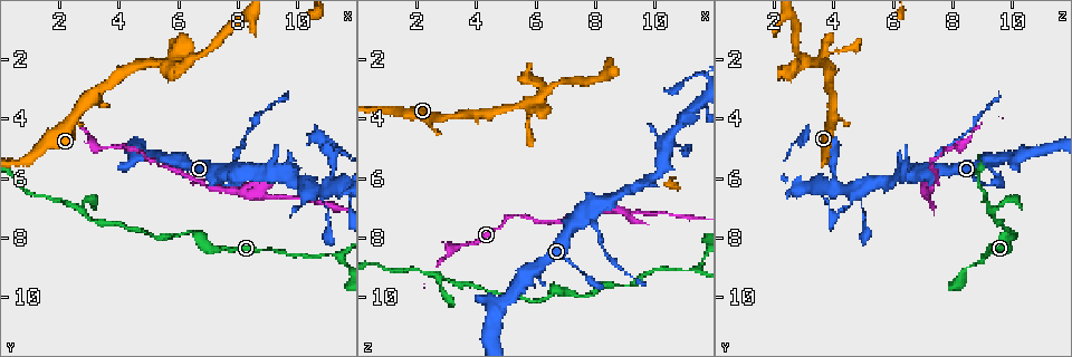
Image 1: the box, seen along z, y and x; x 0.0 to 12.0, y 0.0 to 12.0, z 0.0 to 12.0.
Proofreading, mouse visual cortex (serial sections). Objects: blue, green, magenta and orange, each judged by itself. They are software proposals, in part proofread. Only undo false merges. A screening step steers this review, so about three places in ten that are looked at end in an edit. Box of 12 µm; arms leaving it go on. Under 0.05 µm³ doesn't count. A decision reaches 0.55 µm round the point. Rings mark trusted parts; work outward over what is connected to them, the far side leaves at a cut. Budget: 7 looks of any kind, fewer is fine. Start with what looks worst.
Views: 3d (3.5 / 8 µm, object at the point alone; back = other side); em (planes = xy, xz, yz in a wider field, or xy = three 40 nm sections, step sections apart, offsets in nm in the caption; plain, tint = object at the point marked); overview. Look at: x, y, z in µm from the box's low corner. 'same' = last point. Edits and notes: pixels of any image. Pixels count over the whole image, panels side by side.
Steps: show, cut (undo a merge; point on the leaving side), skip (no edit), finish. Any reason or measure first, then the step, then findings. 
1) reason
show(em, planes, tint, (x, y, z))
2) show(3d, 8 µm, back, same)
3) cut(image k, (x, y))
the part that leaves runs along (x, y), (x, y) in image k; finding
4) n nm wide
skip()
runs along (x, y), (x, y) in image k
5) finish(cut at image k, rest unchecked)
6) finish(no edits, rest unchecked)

show(3d, 8 µm, back, (8.0, 5.2, 7.7))

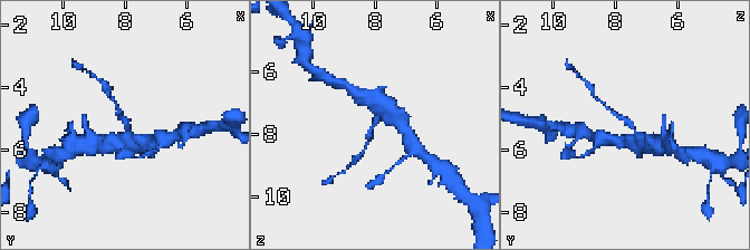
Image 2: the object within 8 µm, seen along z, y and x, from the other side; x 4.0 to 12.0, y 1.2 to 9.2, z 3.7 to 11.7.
zoom in
show(3d, 3.5 µm, back, (8.1, 5.2, 7.6))

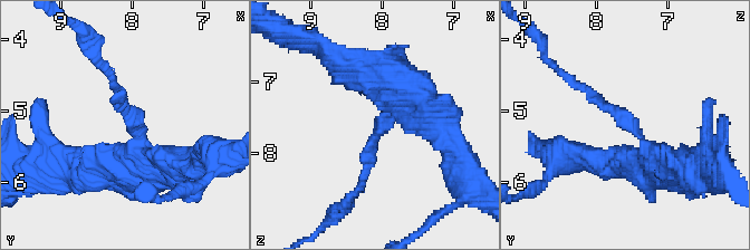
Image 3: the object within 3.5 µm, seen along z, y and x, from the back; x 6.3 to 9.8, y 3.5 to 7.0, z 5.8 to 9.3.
show(em, xy, step 5, tint, (8.00, 5.10, 7.60))

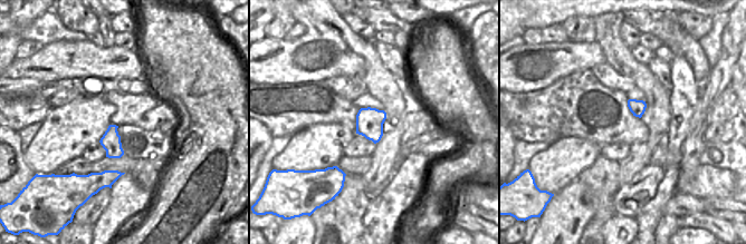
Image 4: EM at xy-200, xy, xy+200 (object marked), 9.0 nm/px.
cut(image 3, (614, 111))
the part that leaves runs along (637, 135), (617, 112), (563, 74) in image 3; two cells meet here

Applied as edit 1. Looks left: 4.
show(overview)

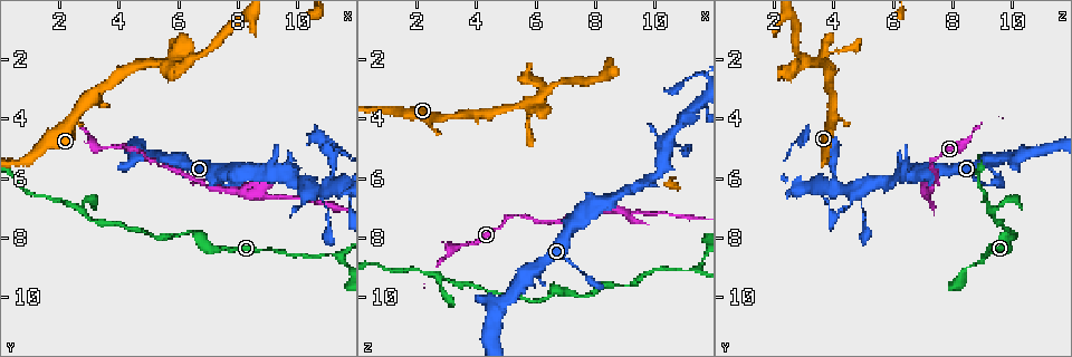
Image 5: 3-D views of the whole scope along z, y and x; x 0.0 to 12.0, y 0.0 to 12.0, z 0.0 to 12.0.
a narrow waist
show(3d, 3.5 µm, (11.3, 8.6, 9.0))

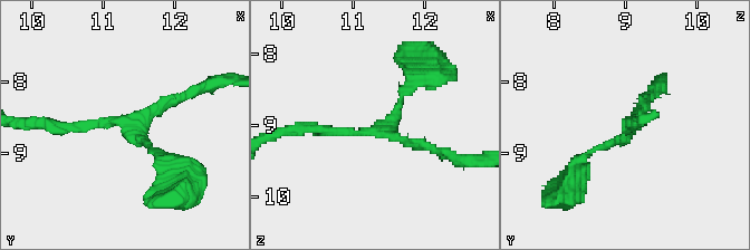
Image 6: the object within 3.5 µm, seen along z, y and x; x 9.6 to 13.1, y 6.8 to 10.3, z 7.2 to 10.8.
need the tissue
show(em, xy, step 1, tint, (11.40, 8.60, 9.10))

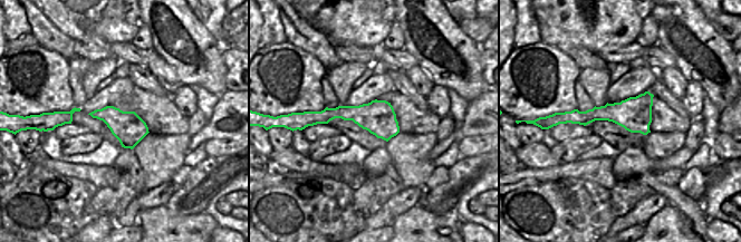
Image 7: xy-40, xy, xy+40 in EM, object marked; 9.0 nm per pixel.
300 nm wide
skip()
runs along (306, 128), (378, 132), (416, 80) in image 6; continuous, no second cell

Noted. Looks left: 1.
finish(cut at image 3, rest unchecked)

